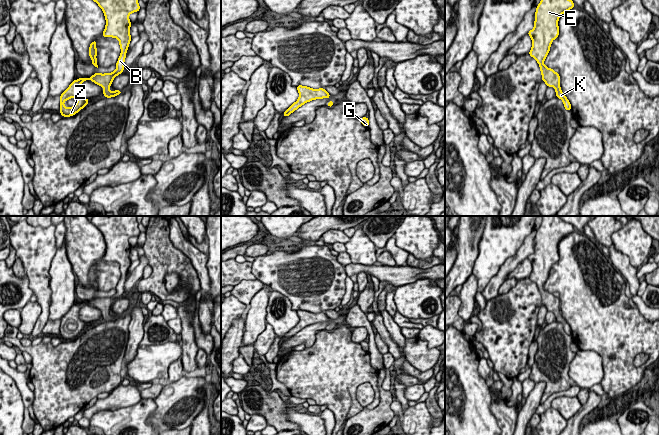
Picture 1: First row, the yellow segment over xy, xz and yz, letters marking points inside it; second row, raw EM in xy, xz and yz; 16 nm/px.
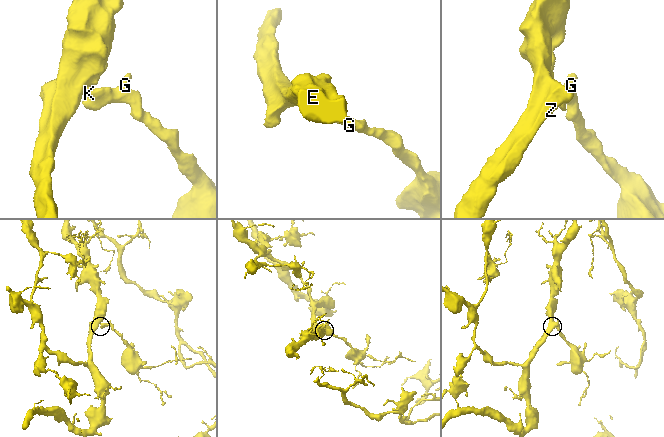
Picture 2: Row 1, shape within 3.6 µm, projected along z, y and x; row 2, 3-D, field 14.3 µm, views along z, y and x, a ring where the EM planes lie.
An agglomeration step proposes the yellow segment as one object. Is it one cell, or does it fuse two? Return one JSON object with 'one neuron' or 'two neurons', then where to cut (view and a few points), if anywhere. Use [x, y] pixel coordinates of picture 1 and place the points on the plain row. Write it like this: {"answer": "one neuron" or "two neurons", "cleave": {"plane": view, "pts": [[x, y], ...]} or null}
{"answer": "one neuron", "cleave": null}

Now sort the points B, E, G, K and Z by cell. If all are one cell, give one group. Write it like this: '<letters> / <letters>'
B E G K Z

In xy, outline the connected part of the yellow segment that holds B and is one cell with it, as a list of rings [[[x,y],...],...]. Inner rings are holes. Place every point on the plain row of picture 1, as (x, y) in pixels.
[[[93,216],[91,223],[103,234],[106,250],[102,257],[103,261],[113,261],[119,264],[121,278],[116,287],[116,294],[112,297],[95,297],[90,302],[79,302],[74,304],[60,320],[60,337],[63,341],[73,340],[84,332],[89,323],[79,318],[79,311],[82,306],[92,304],[93,307],[104,312],[103,319],[106,322],[115,321],[121,318],[121,314],[112,316],[109,311],[113,303],[124,294],[126,276],[131,265],[129,239],[138,236],[140,230],[136,216]],[[70,322],[76,322],[77,328],[66,332],[64,326]]]

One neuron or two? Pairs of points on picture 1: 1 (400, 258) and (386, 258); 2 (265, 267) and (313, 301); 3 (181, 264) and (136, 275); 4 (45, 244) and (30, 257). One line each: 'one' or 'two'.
1: two
2: one
3: two
4: one

